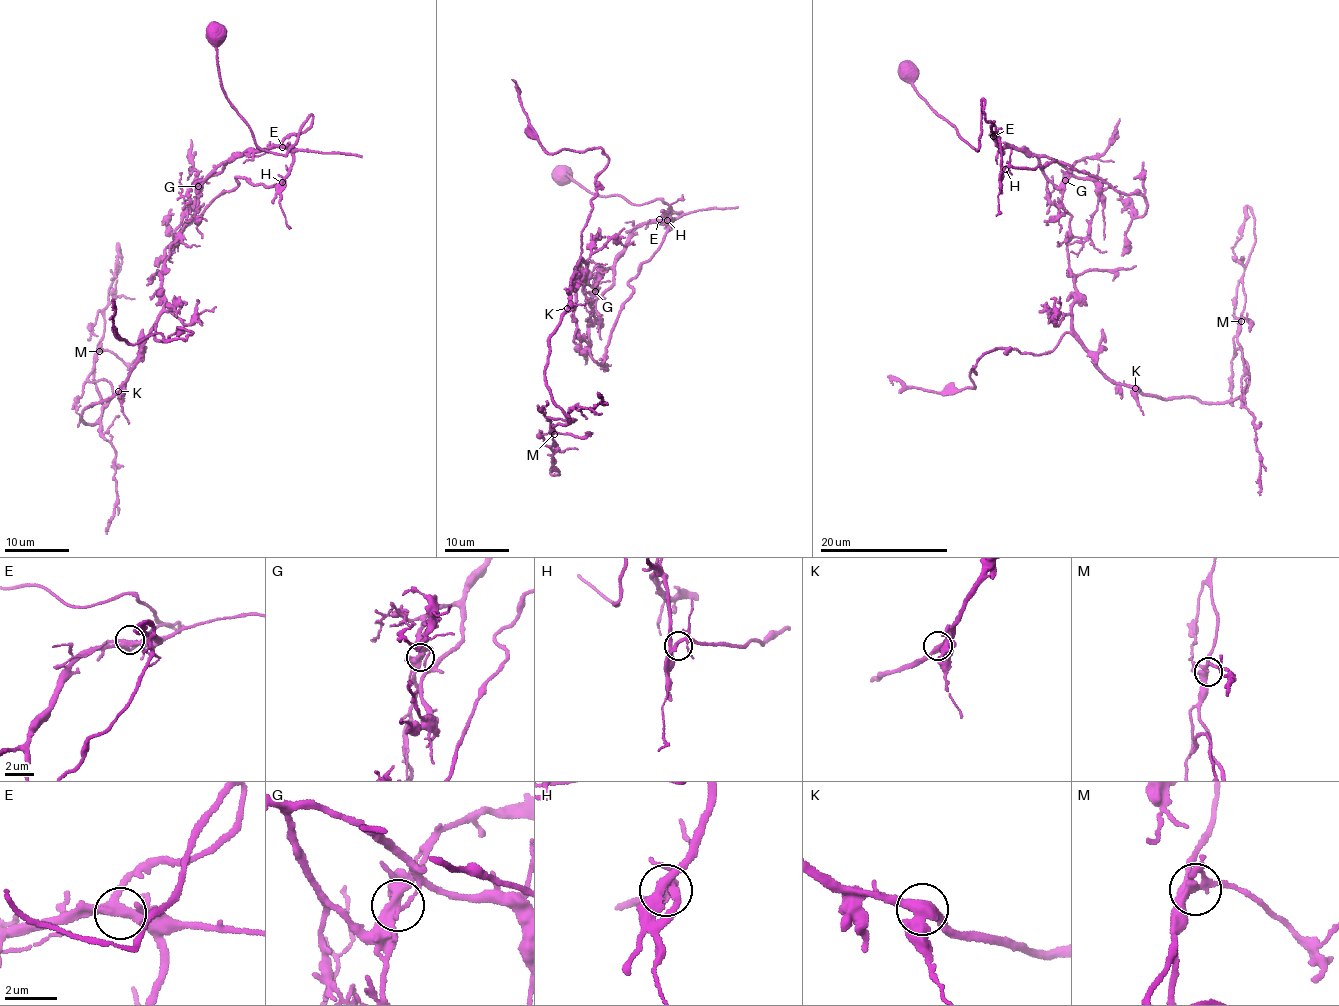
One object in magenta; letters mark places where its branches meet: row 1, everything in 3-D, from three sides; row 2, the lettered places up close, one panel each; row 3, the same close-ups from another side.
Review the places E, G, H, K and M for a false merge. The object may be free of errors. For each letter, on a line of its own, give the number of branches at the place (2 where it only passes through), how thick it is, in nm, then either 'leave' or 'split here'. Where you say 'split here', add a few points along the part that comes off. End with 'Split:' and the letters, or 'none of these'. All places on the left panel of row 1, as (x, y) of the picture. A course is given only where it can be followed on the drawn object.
E: 3 | 320 nm | leave
G: 4 | 360 nm | split here | (198, 186), (168, 249), (164, 312), (119, 389), (81, 416), (92, 425), (111, 280)
H: 4 | 200 nm | leave
K: 3 | 400 nm | leave
M: 4 | 320 nm | leave
Split: G

